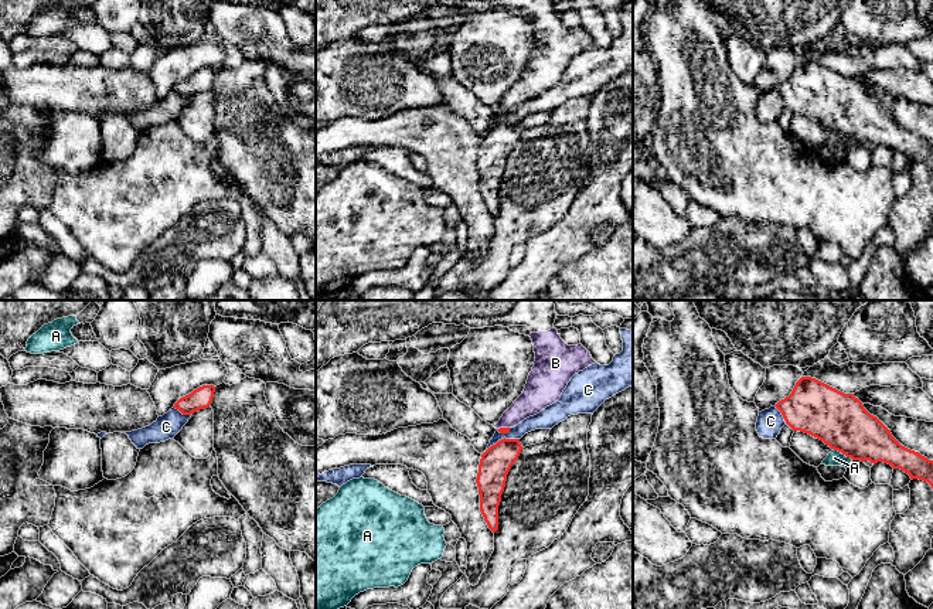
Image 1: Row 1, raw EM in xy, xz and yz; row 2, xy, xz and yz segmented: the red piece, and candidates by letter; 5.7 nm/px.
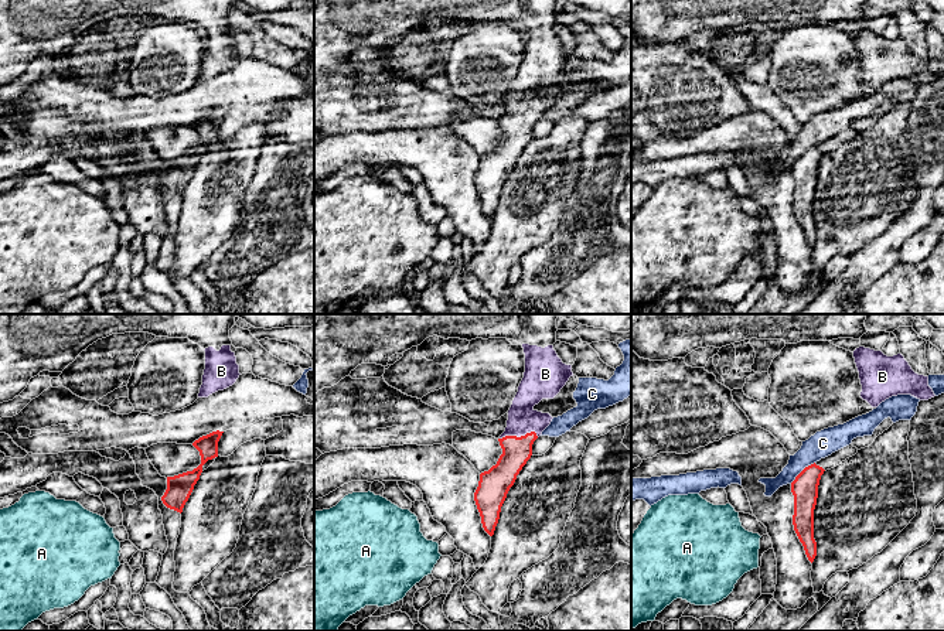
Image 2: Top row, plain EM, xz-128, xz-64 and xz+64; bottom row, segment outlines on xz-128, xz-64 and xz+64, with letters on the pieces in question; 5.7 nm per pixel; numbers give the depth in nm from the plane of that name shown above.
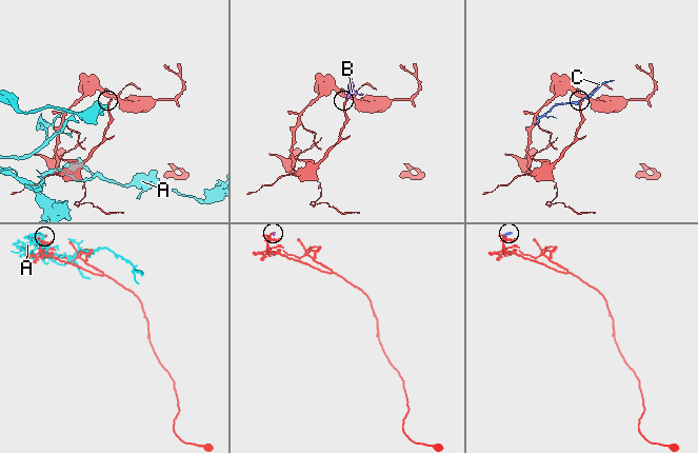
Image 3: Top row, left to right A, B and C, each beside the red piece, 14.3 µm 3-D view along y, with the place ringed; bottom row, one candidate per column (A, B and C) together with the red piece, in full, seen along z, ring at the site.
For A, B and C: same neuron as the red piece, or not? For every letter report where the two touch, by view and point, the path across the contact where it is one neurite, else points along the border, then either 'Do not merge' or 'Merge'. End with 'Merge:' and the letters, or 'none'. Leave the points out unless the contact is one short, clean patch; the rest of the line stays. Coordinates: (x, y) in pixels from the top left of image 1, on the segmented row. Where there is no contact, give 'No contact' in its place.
A: Touches red at yz (844, 453). Do not merge
B: Touches red at xz (503, 428). Path across: xz (501, 429), (503, 428), (534, 398). Merge
C: Touches red at xz (504, 438). Boundary: xz (518, 438), (501, 438), (487, 449). Do not merge
Merge: B

